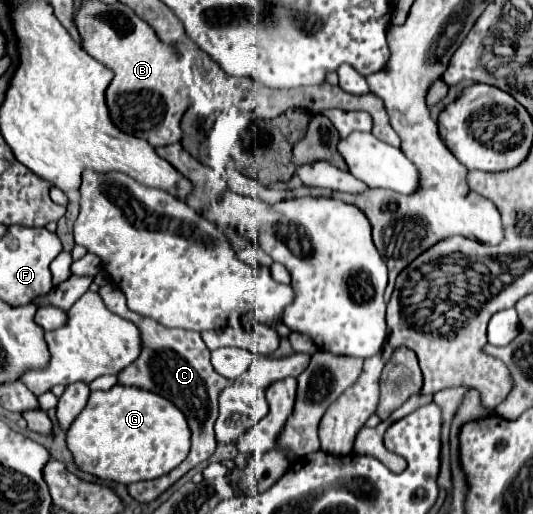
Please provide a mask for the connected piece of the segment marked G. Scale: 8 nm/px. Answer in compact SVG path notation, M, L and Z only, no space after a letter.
M113 385L107 391L93 391L89 397L89 403L79 413L79 417L71 423L67 431L67 445L75 457L75 463L101 479L117 481L117 483L133 483L133 481L145 481L145 479L157 479L171 469L175 469L189 453L189 427L185 421L185 415L167 399L161 395L155 395L145 389L137 387L123 387Z

